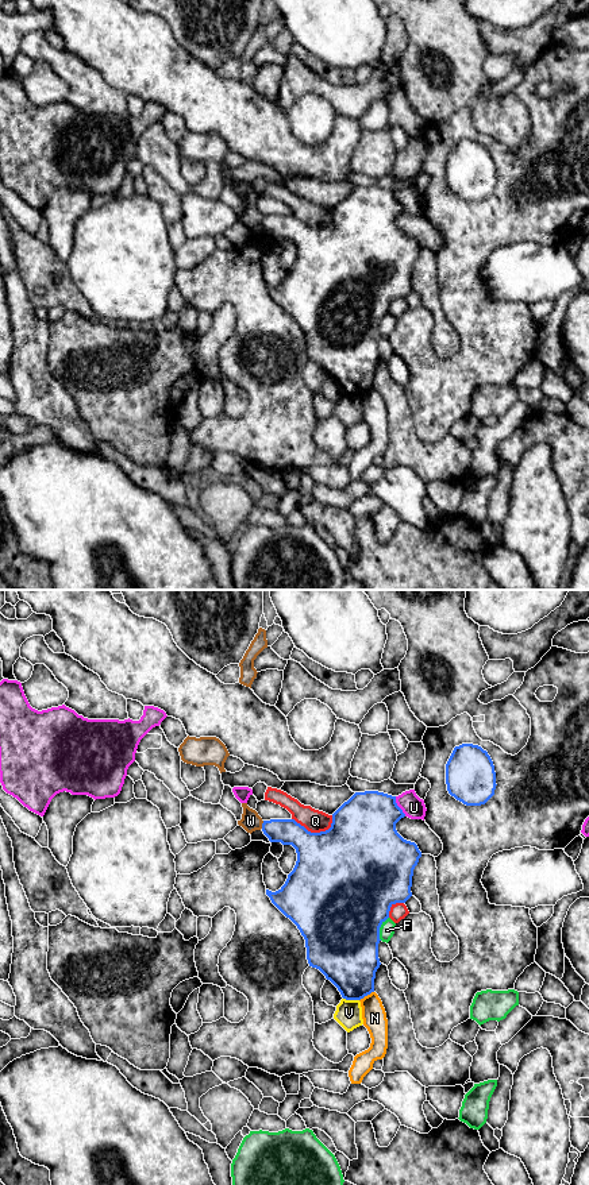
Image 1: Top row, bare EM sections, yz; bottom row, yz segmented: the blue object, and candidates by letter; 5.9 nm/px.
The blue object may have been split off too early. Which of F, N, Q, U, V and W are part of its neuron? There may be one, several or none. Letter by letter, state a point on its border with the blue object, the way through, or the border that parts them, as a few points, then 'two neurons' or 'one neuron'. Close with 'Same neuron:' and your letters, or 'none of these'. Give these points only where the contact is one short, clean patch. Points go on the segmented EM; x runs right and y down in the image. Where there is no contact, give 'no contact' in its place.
F: meets blue in yz at (378, 929); two neurons
N: meets blue in yz at (366, 995); two neurons
Q: meets blue in yz at (314, 833); two neurons
U: meets blue in yz at (397, 806); two neurons
V: meets blue in yz at (351, 999); two neurons
W: meets blue in yz at (262, 825); border along yz (264, 821), (261, 828); two neurons
Same neuron: none of these

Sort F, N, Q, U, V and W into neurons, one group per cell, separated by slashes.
F / N / Q / U / V / W

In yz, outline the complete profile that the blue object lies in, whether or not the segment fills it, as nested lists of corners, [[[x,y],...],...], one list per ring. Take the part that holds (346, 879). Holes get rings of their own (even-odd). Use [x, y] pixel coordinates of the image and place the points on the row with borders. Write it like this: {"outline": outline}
{"outline": [[[355,792],[334,814],[331,827],[311,833],[294,819],[263,821],[270,842],[292,845],[297,853],[293,871],[276,892],[266,889],[272,903],[289,918],[305,939],[309,966],[319,969],[346,1000],[361,1000],[374,992],[380,927],[390,907],[411,896],[413,869],[421,857],[415,842],[404,839],[396,823],[405,814],[396,796]]]}

